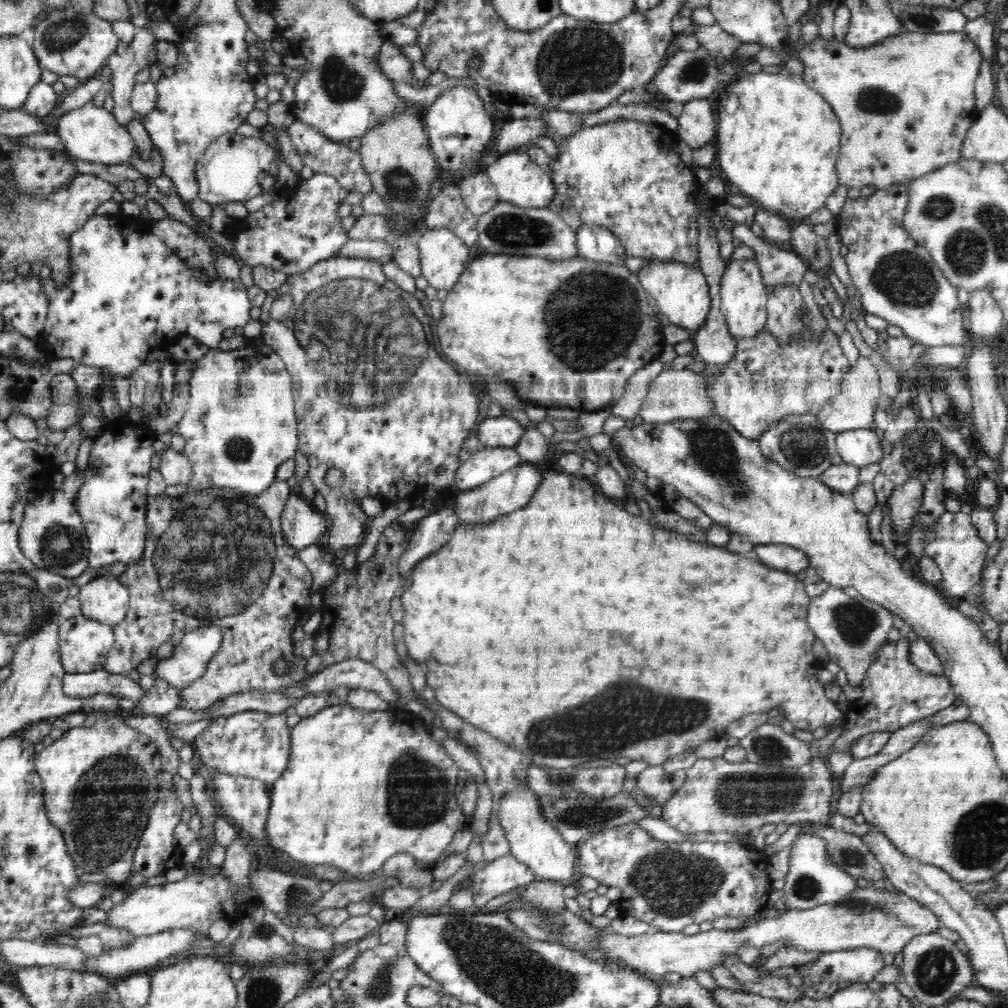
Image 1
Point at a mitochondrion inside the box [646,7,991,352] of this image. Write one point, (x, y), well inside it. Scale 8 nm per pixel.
(908, 280)

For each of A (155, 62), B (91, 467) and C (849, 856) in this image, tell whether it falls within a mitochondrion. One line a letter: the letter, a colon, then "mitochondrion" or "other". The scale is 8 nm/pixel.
A: other
B: other
C: mitochondrion

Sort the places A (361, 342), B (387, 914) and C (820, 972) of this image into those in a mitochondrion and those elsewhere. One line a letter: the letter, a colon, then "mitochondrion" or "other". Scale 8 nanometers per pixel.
A: mitochondrion
B: other
C: other

